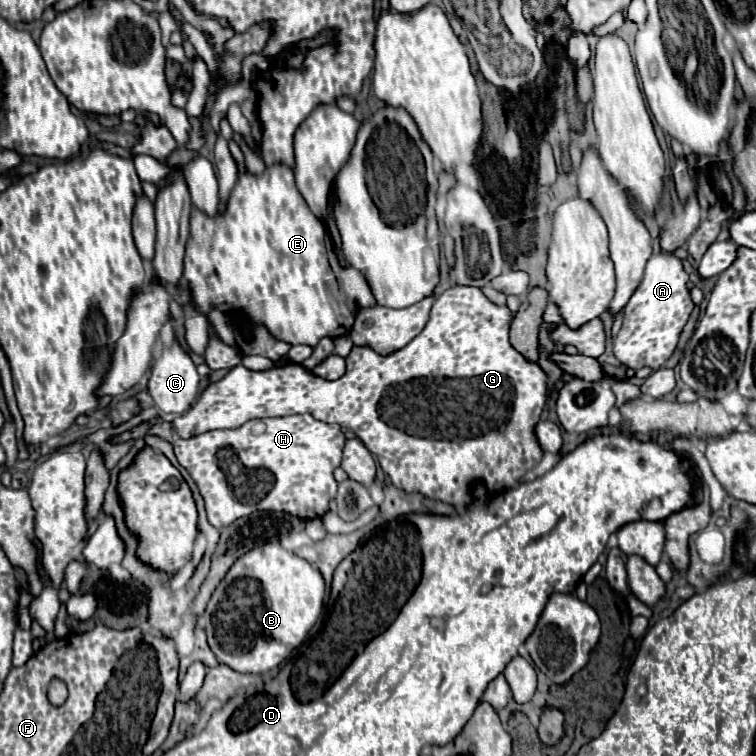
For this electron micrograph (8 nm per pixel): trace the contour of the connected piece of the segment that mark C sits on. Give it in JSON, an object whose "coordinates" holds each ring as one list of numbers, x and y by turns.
{"coordinates":[[174,342,152,364,152,376,150,376,150,382,148,382,148,394,152,396,154,404,158,404,158,408,164,414,186,414,192,408,192,404,196,402,198,392,200,392,200,376,196,372,196,366,190,360,190,356,180,348,180,344]]}

